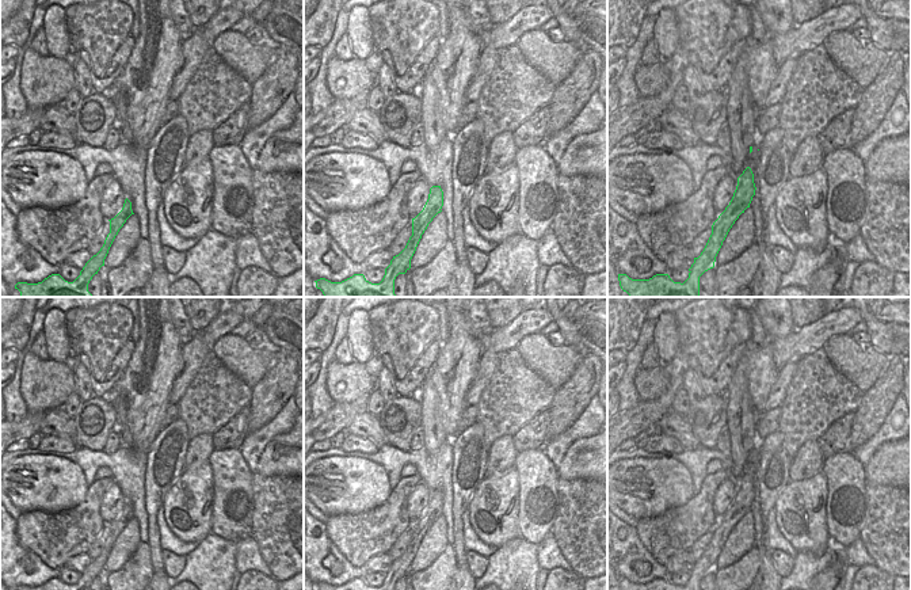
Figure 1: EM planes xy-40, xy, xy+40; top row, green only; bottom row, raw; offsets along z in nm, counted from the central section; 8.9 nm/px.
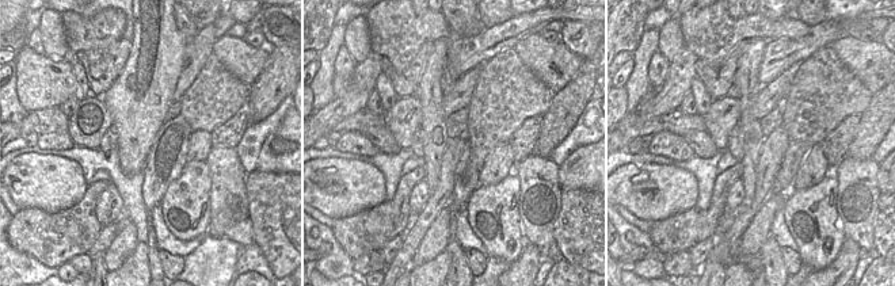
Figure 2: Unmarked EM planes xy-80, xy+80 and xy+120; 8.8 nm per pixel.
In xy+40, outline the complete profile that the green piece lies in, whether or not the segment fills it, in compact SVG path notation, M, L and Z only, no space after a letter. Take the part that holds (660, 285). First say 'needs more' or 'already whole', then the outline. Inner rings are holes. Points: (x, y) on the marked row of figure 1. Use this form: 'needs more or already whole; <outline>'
already whole; M747 167L737 178L733 197L725 210L712 225L712 235L698 258L689 269L689 278L681 283L674 282L668 274L656 274L649 279L632 279L626 274L618 274L620 286L629 297L701 297L700 277L714 267L716 256L729 229L755 195L754 174Z

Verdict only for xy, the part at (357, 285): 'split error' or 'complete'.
complete

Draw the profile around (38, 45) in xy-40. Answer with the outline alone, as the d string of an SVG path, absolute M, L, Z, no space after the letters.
M41 28L35 34L35 37L33 38L33 41L31 41L31 49L35 53L41 54L41 56L49 56L49 53L47 53L47 45L45 42L45 31L43 31L43 28Z

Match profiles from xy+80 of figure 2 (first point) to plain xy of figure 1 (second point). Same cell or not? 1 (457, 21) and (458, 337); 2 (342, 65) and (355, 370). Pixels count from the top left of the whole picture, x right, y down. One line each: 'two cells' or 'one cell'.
1: two cells
2: two cells

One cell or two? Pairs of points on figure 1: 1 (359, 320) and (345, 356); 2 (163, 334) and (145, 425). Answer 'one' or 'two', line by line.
1: two
2: one

